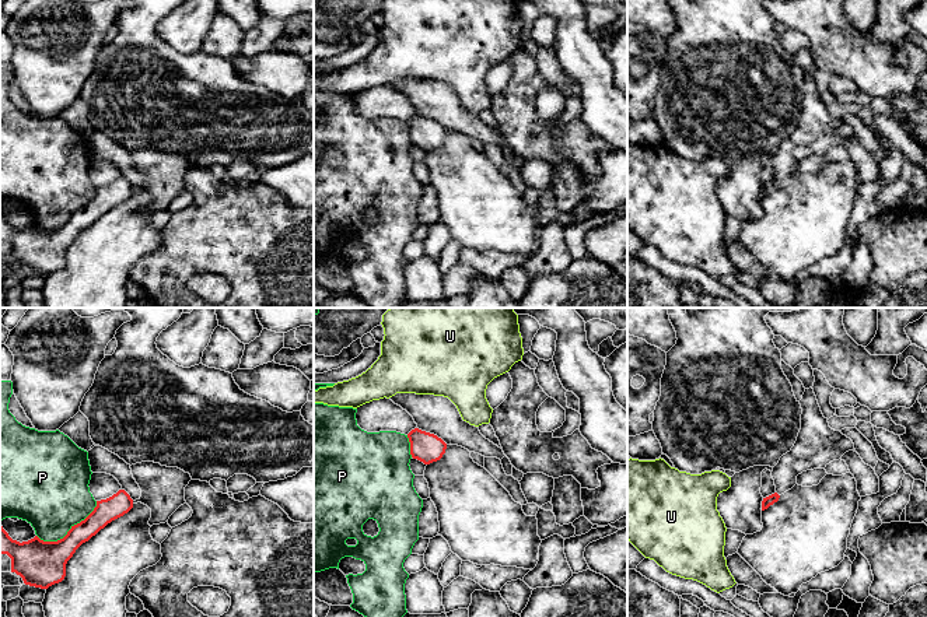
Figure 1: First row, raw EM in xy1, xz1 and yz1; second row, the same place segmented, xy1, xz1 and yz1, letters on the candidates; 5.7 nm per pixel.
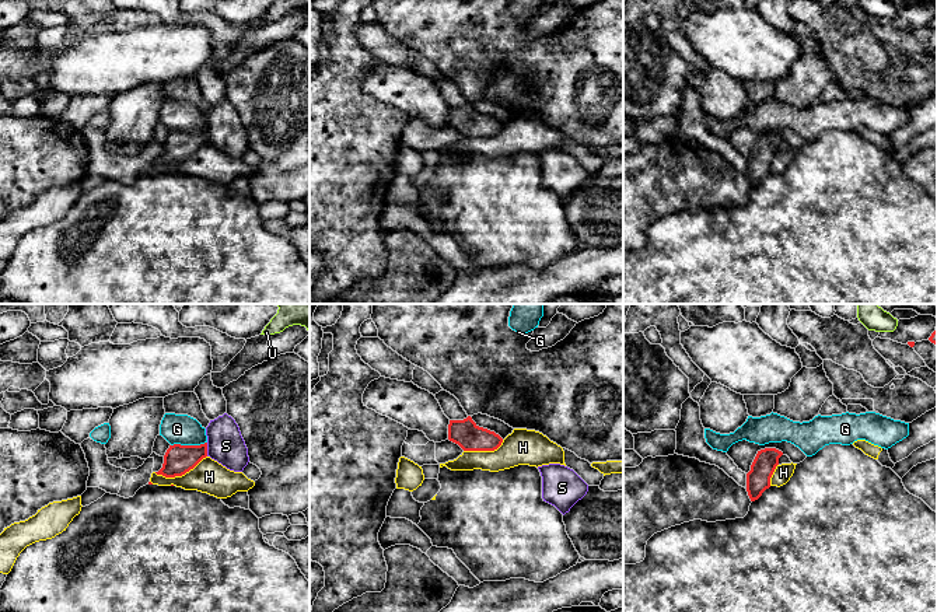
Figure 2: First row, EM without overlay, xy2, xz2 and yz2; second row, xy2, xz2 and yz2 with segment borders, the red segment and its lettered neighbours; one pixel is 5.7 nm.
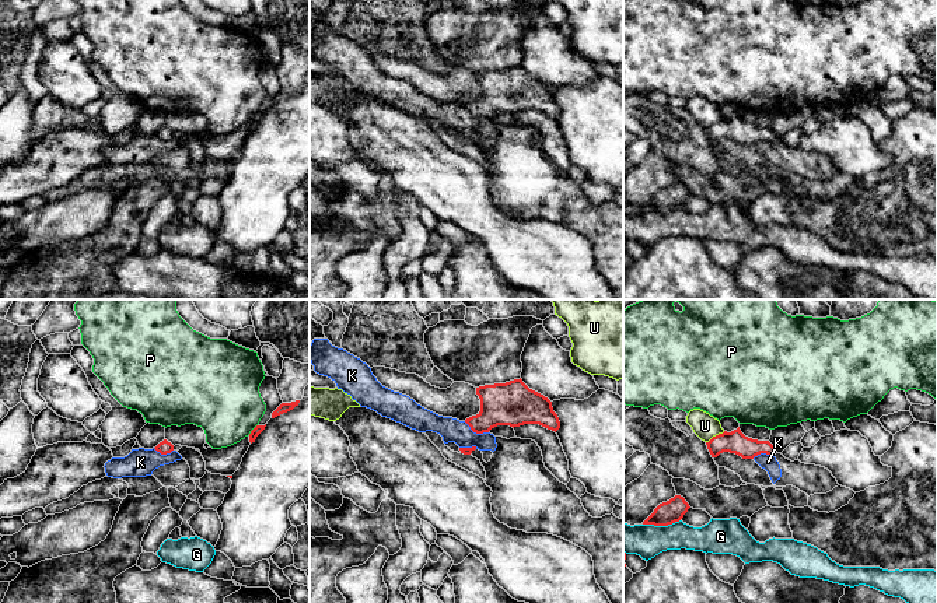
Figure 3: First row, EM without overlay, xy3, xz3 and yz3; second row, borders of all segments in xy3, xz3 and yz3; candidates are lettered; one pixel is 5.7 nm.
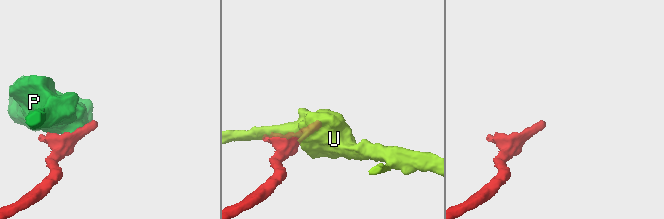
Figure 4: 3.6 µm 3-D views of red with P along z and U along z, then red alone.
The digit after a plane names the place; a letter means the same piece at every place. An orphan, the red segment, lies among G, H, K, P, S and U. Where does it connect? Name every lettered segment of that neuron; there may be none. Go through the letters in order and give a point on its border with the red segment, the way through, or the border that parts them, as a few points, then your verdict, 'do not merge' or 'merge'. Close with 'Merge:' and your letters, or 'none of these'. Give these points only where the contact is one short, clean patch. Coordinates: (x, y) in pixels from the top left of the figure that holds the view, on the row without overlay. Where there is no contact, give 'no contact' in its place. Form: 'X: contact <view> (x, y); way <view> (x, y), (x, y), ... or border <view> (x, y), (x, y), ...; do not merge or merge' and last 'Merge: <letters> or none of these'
G: contact yz3 (661, 211); do not merge
H: contact xy2 (179, 161); border xy2 (206, 142), (181, 161), (163, 163), (154, 158); do not merge
K: contact xz3 (476, 119); border xz3 (464, 108), (476, 119), (488, 119); do not merge
P: contact xy1 (69, 217); border xy1 (97, 188), (97, 192), (62, 224), (41, 227), (37, 223); do not merge
S: contact xy2 (206, 136); border xy2 (206, 129), (207, 142); do not merge
U: contact yz3 (716, 122); border yz3 (724, 118), (713, 122), (706, 129); do not merge
Merge: none of these

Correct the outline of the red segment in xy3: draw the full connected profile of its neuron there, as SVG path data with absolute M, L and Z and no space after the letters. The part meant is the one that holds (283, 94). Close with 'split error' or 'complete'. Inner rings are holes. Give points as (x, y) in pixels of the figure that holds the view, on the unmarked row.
M284 45L282 60L276 66L283 90L272 99L272 105L298 92L303 85L304 76L310 70L310 50L301 50L294 46Z; split error

